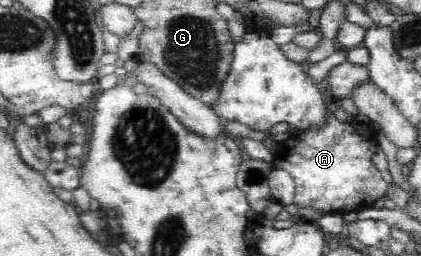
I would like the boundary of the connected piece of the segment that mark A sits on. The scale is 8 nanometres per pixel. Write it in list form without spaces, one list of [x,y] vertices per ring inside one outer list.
[[[330,111],[327,112],[327,126],[323,130],[307,130],[307,132],[291,134],[288,139],[277,142],[277,152],[272,156],[272,163],[275,169],[286,170],[293,177],[296,191],[294,204],[297,207],[311,208],[324,215],[344,215],[353,210],[362,211],[371,208],[377,200],[381,200],[386,195],[388,184],[371,160],[378,147],[377,131],[371,124],[355,120],[339,121]]]

